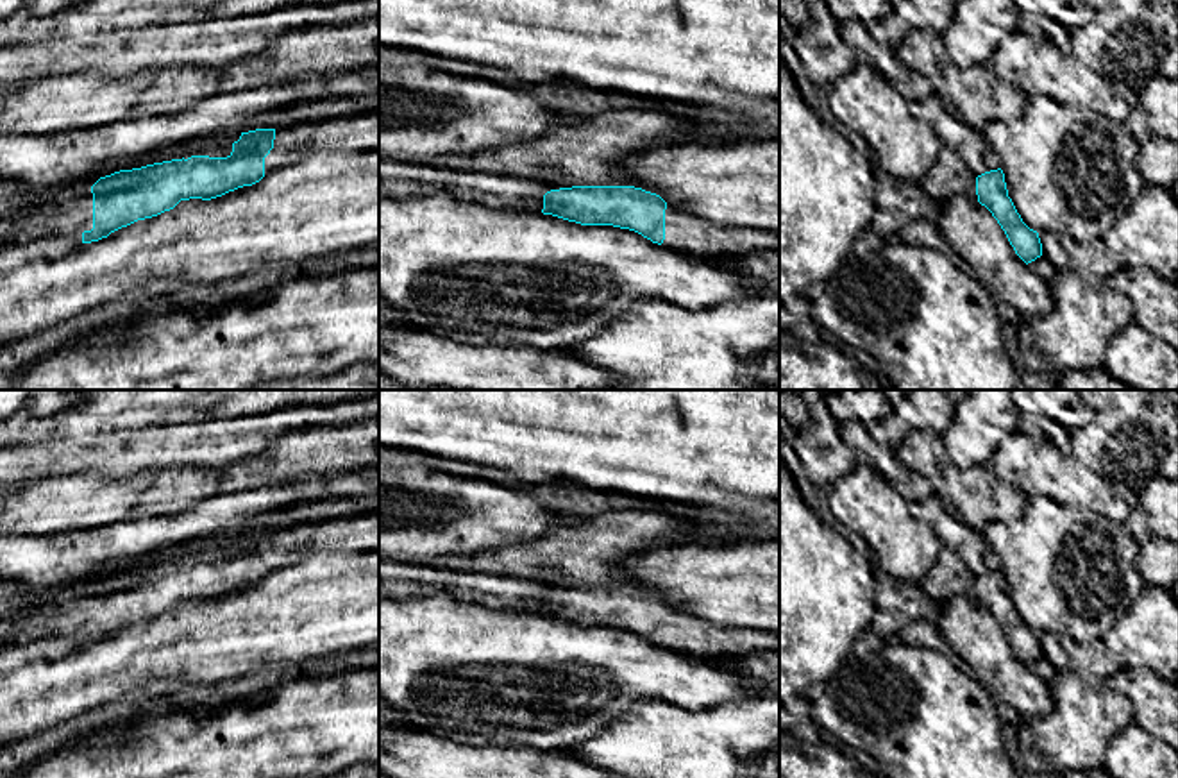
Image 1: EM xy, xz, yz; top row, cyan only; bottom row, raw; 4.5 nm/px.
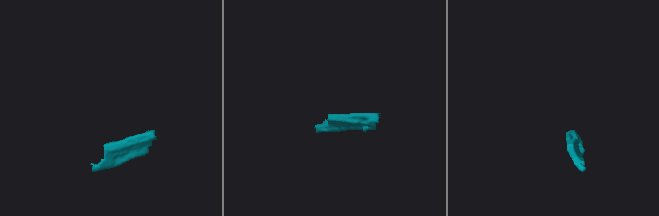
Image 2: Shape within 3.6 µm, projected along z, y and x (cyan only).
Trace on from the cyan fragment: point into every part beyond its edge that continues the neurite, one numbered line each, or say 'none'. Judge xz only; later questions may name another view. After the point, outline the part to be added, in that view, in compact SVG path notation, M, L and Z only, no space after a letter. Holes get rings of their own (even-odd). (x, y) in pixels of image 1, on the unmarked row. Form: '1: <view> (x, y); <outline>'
1: xz (683, 632); M667 606L665 640L661 646L704 658L744 656L758 651L779 653L779 635L772 631L719 628L706 619Z

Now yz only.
none

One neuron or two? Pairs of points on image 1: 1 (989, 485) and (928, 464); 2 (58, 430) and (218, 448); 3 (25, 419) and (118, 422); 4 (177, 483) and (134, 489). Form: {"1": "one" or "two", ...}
{"1": "one", "2": "two", "3": "one", "4": "one"}

